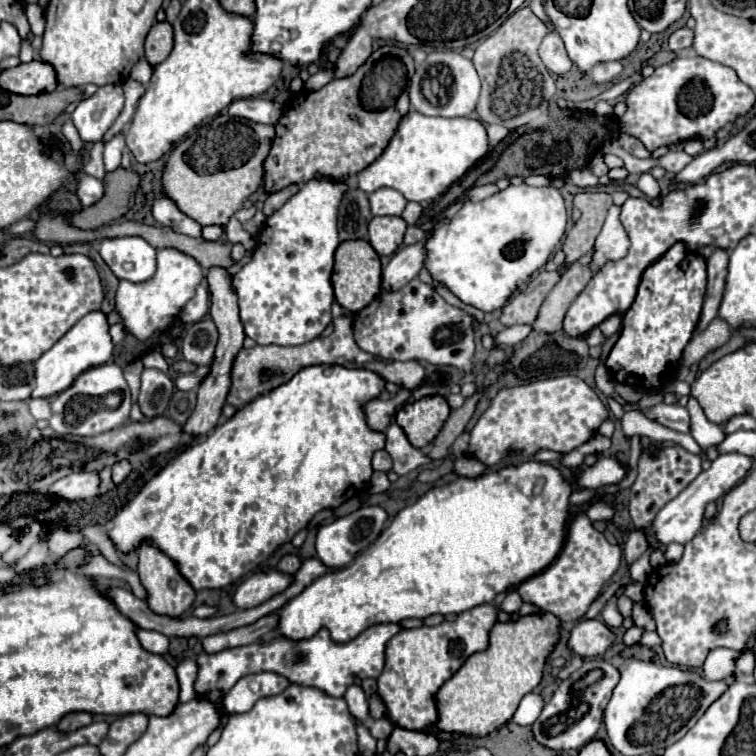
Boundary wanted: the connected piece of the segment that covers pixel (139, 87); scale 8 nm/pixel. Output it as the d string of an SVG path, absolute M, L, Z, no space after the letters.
M127 80L127 82L123 82L123 92L125 92L125 108L123 108L123 112L119 114L119 118L117 118L117 122L111 126L111 130L105 134L105 138L101 140L103 144L109 140L109 138L113 138L117 132L121 132L123 128L125 128L125 124L131 120L131 116L133 116L133 112L135 112L135 108L137 108L137 102L139 102L139 98L143 96L143 92L145 92L145 88L143 88L143 84L139 84L139 82L135 82L135 80Z

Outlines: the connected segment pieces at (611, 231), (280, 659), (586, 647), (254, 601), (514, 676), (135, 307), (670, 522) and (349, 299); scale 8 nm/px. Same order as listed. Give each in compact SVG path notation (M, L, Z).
M611 206L607 220L603 224L601 234L597 236L595 244L593 244L593 256L589 262L591 272L595 274L605 262L609 260L621 260L627 252L629 252L629 236L623 228L623 224L619 222L619 206Z
M397 623L375 624L373 628L367 628L365 632L361 632L361 636L345 644L337 644L329 638L329 630L321 628L315 636L307 640L289 640L283 636L275 636L255 644L227 648L217 654L201 652L201 656L197 656L199 672L195 680L195 692L199 698L221 700L239 678L247 674L257 674L257 672L275 672L285 676L291 684L317 688L329 696L339 698L345 694L349 684L355 682L355 678L359 680L377 678L381 674L381 668L385 664L385 644L399 630L401 628Z
M583 620L571 630L569 646L583 658L599 658L615 642L615 632L599 620Z
M267 570L267 572L255 572L249 578L245 578L237 592L233 594L233 602L237 608L255 608L269 598L281 594L287 586L291 586L293 576L283 574L279 570Z
M551 612L519 616L505 624L497 622L491 630L489 648L469 656L453 678L449 678L437 692L437 728L467 736L487 736L509 722L519 700L541 682L545 660L559 642L559 634L561 620Z
M161 248L157 250L157 272L149 280L137 284L123 280L119 284L115 310L121 314L125 328L137 340L147 340L153 336L155 330L165 330L177 320L181 308L195 296L195 288L203 282L203 278L203 268L189 254L175 248Z
M729 452L729 454L719 454L717 460L711 462L711 466L707 470L703 470L677 498L673 498L669 504L665 504L665 508L661 508L661 512L657 514L657 520L653 522L653 534L661 544L671 544L671 542L679 542L685 544L689 542L703 526L703 510L709 502L719 500L727 490L731 490L741 478L747 476L747 472L751 470L753 458L751 456L743 456L737 452Z
M347 240L341 242L335 252L335 268L331 274L331 284L335 290L335 300L351 312L359 312L381 292L381 262L379 254L367 240Z

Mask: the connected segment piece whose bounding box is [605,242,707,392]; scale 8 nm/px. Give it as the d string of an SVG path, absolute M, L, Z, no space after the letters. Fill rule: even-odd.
M675 242L659 260L655 260L641 276L641 284L635 296L635 302L623 316L623 328L619 334L619 340L615 342L609 358L607 358L607 368L613 372L613 378L621 384L637 386L643 392L657 392L665 386L667 380L667 370L677 366L681 360L681 352L685 344L691 340L701 308L703 308L703 298L705 298L705 288L707 288L707 272L705 272L705 258L699 252L689 252L683 242Z

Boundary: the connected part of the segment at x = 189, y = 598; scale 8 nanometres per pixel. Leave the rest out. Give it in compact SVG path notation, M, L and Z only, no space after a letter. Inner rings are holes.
M145 540L139 544L139 566L137 566L137 572L139 572L139 578L143 582L143 586L147 588L149 592L149 598L147 598L147 604L149 608L153 608L153 612L157 614L167 614L167 616L181 616L185 610L191 608L193 600L195 600L195 590L193 586L179 574L175 562L163 554L153 542Z

